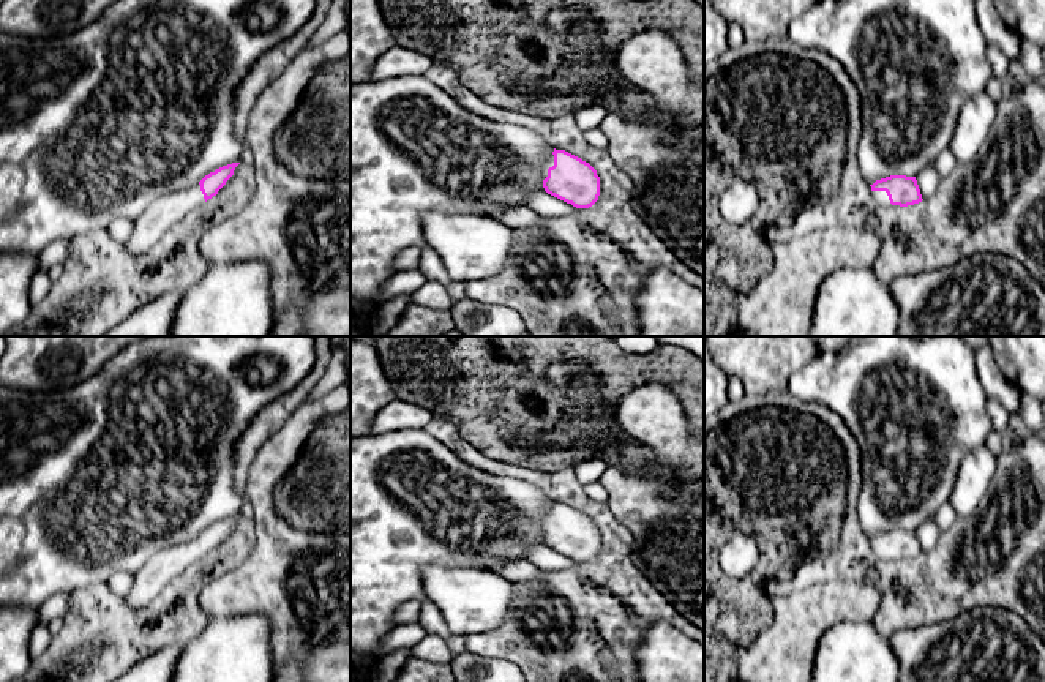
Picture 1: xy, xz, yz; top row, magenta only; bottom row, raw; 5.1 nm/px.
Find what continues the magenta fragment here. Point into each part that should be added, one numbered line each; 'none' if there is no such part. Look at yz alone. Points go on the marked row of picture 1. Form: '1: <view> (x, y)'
1: yz (881, 199)

